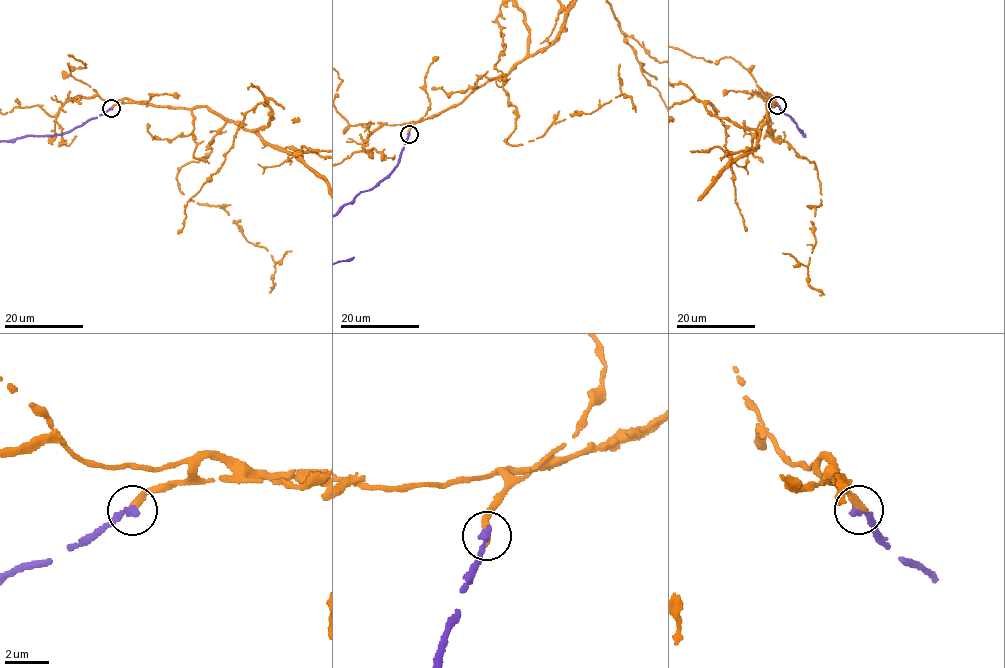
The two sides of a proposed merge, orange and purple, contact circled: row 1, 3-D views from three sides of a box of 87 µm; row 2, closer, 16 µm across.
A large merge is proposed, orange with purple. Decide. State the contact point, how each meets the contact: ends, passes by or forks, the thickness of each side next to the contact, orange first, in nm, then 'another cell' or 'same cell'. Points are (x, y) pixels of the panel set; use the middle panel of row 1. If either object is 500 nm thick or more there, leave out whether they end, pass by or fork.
place (409, 134); orange ends; purple ends; calibres 360 and 320 nm; another cell

